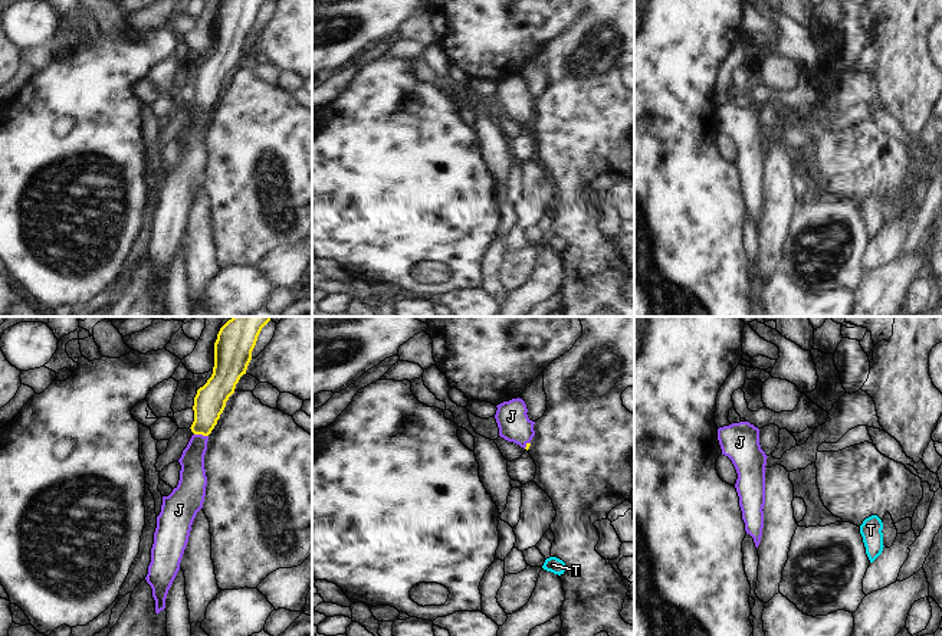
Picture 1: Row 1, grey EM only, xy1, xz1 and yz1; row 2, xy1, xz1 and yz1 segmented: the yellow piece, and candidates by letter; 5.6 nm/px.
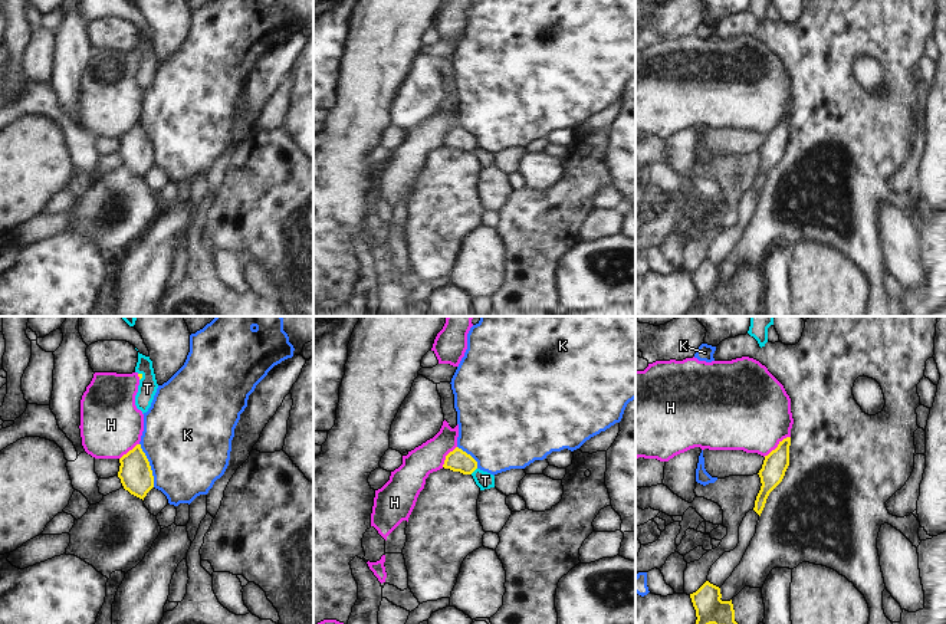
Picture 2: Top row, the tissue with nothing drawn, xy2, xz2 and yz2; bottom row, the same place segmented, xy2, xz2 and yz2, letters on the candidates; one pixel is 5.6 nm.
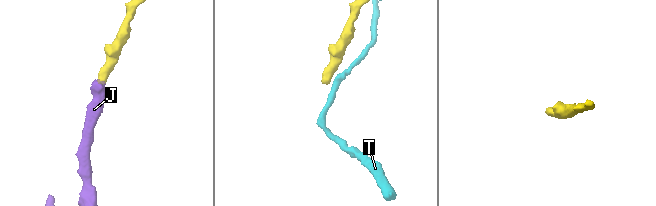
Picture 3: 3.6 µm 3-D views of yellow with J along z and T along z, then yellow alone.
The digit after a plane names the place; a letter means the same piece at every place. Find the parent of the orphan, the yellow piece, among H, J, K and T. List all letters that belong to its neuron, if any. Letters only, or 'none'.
J

